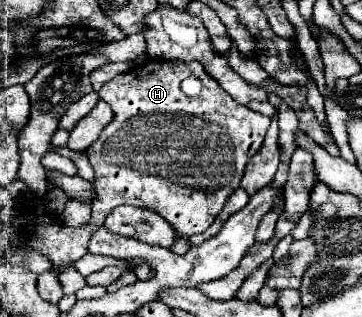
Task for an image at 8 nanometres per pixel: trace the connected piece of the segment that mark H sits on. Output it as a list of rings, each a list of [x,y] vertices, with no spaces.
[[[148,61],[142,65],[132,67],[128,75],[118,75],[116,79],[108,81],[100,91],[100,97],[114,109],[114,119],[106,125],[100,139],[92,143],[86,151],[90,165],[96,171],[96,199],[92,203],[92,223],[88,227],[68,229],[44,213],[34,209],[34,199],[16,199],[16,207],[24,215],[20,223],[28,221],[36,225],[36,235],[28,237],[28,245],[36,251],[42,251],[50,257],[52,265],[68,265],[88,253],[88,239],[92,235],[92,227],[100,227],[106,215],[116,205],[136,205],[150,211],[156,211],[164,217],[180,235],[196,235],[204,233],[214,219],[224,209],[226,199],[238,189],[246,163],[250,157],[260,149],[264,135],[270,127],[270,117],[250,111],[246,105],[228,99],[220,85],[206,75],[202,63],[188,61],[188,63],[160,63]]]

